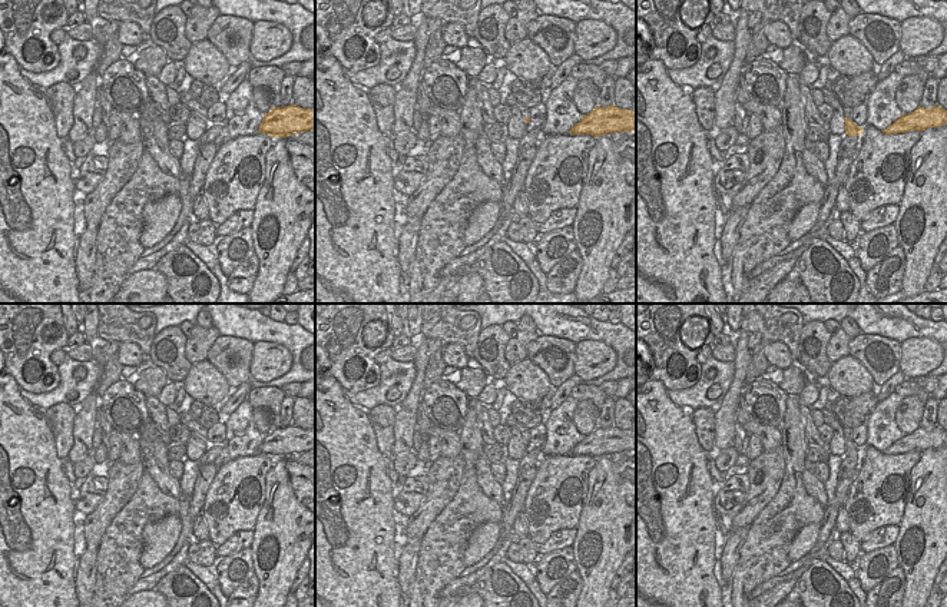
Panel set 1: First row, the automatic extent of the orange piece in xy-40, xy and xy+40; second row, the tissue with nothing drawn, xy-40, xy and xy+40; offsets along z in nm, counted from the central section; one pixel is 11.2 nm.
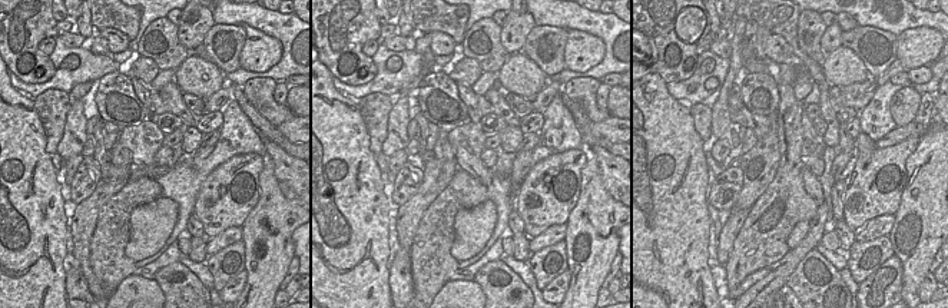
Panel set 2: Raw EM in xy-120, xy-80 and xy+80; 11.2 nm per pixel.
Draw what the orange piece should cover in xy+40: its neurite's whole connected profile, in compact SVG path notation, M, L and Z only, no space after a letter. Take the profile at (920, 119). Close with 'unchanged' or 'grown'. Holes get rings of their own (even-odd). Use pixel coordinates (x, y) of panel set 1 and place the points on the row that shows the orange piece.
M937 105L931 109L924 109L918 106L914 112L908 115L903 115L900 119L897 119L893 125L884 129L883 133L897 135L897 133L905 133L910 130L923 132L928 127L940 127L943 125L947 125L946 109Z; unchanged

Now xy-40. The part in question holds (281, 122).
M295 105L272 107L264 115L259 126L259 133L272 137L287 137L307 130L315 130L315 110Z; unchanged

